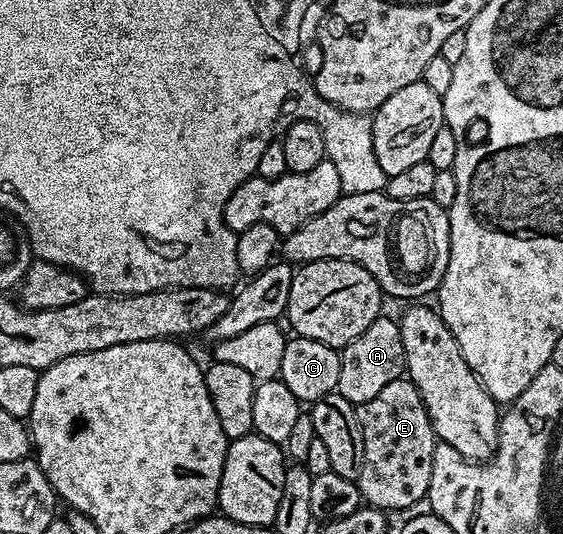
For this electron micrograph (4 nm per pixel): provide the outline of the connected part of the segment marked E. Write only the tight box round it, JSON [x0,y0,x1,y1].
[355,379,437,513]

